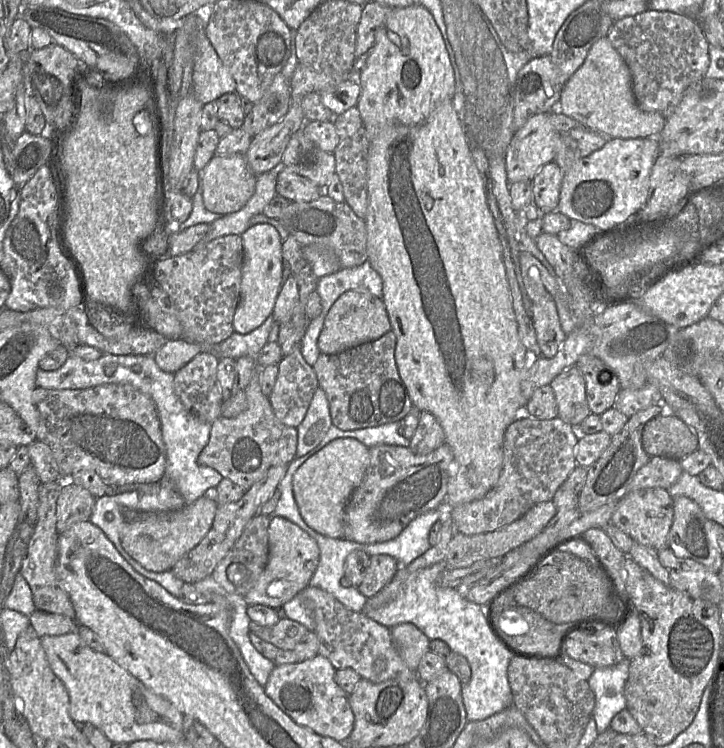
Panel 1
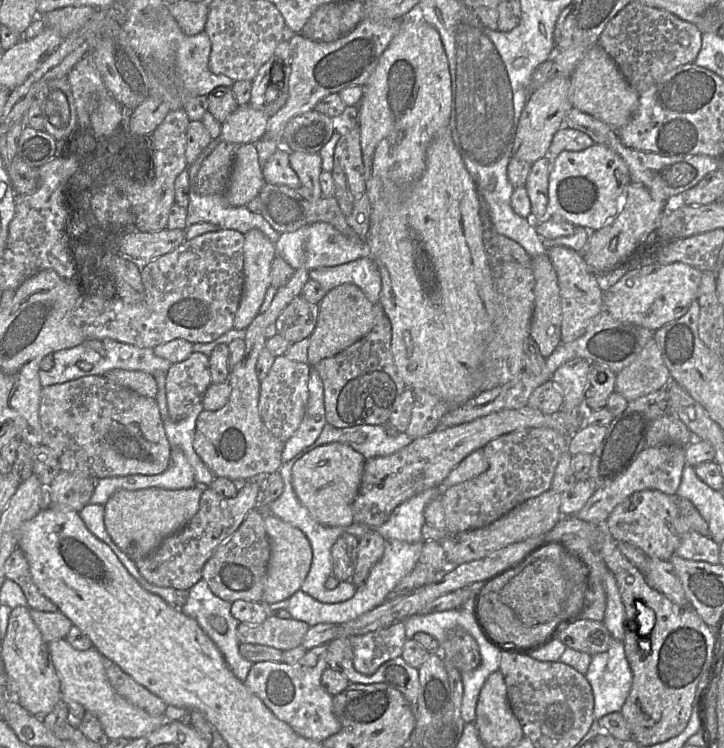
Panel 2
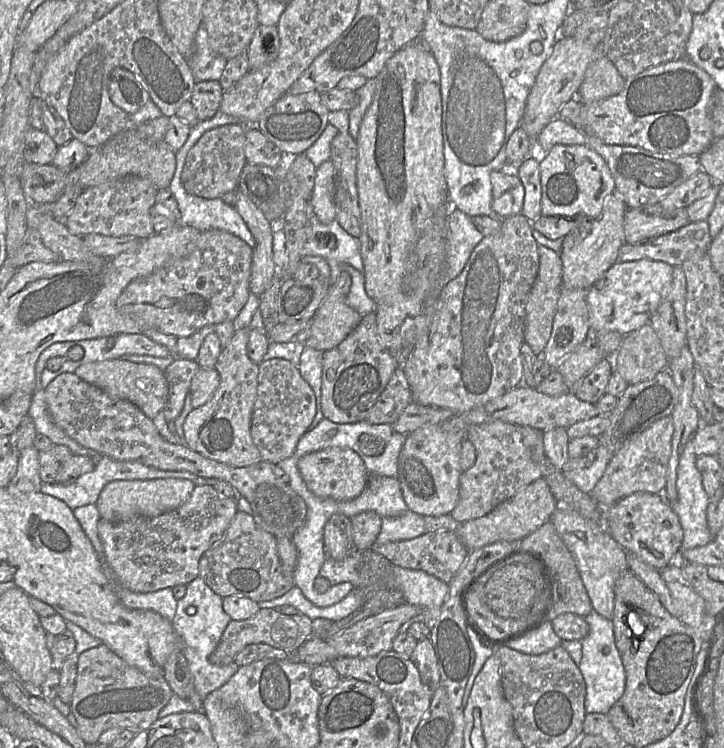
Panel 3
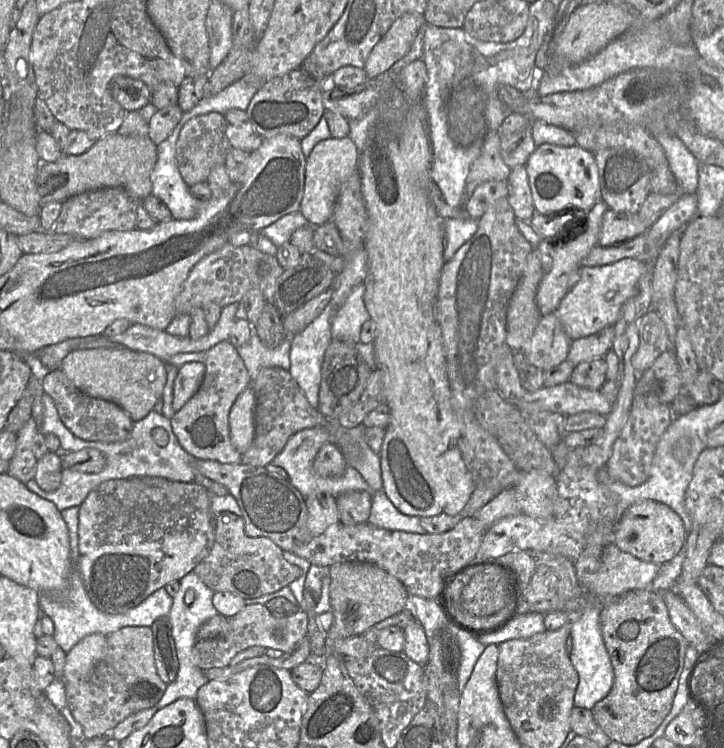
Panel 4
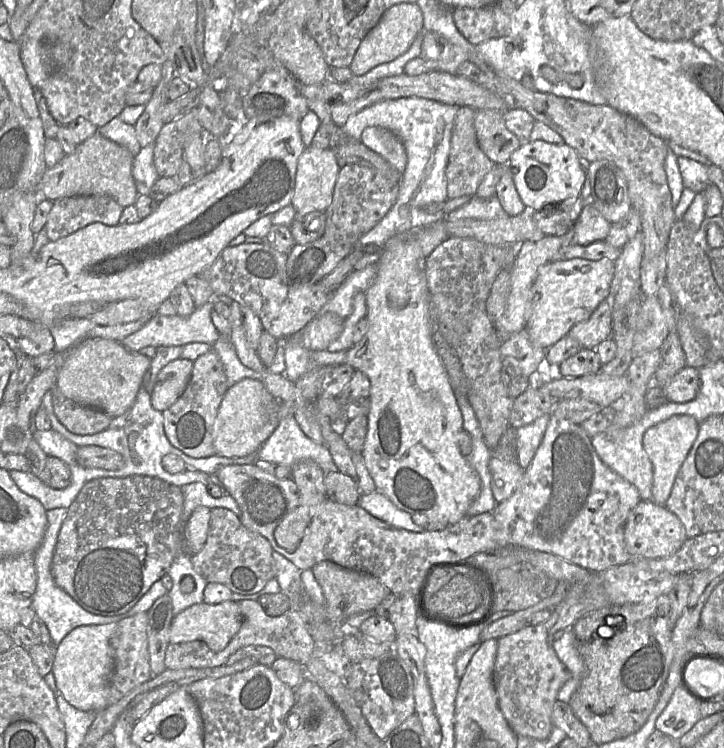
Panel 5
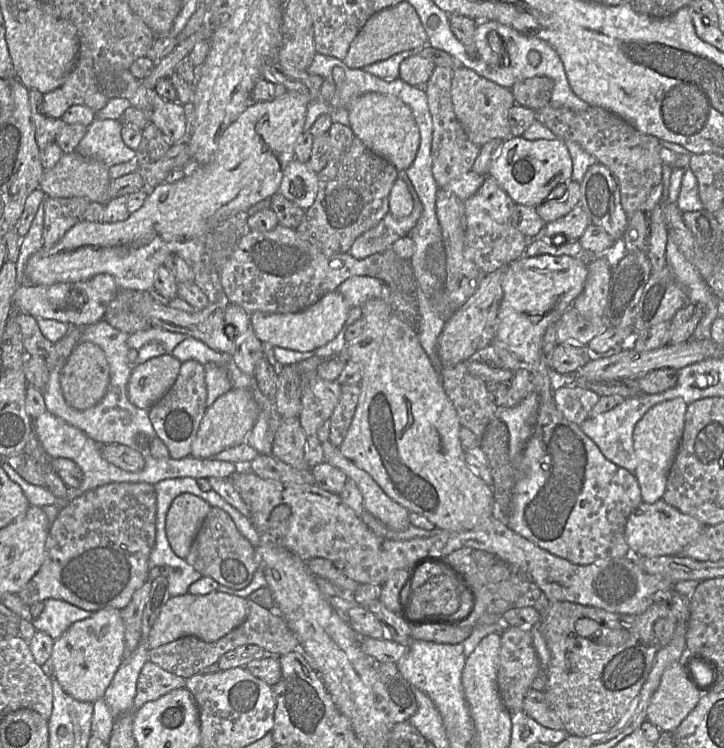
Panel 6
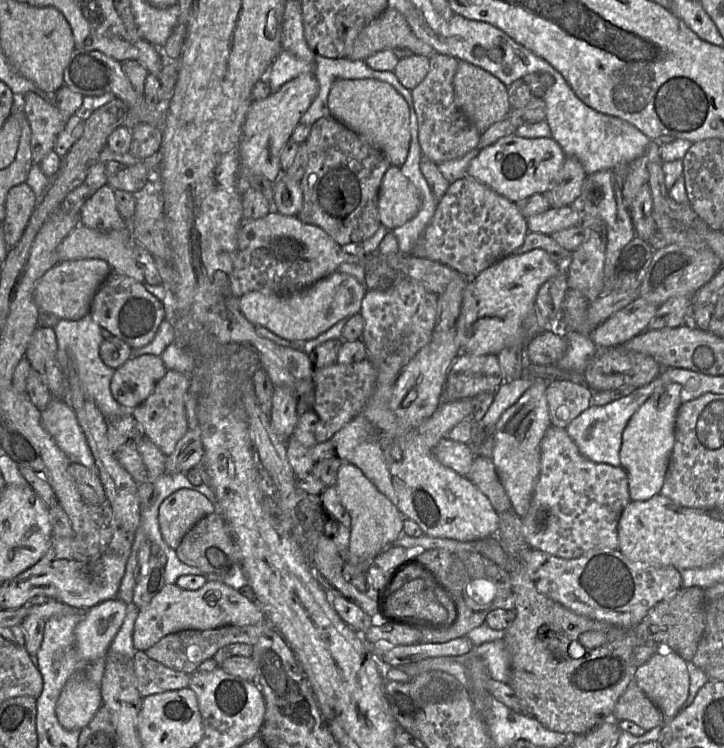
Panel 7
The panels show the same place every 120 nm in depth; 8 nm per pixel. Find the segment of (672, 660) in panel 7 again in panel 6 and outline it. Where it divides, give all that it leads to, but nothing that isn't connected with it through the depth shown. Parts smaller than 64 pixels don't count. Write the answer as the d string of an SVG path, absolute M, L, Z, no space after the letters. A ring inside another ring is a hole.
M682 662L669 666L663 673L659 687L651 697L647 719L659 730L673 732L696 707L704 689L696 684Z

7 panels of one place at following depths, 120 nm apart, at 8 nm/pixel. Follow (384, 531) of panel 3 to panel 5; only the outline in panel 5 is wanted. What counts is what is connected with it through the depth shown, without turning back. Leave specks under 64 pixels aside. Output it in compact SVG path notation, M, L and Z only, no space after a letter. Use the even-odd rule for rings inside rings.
M378 490L368 495L362 495L358 505L370 515L393 527L403 528L415 533L422 533L425 531L424 528L413 522L412 514L399 509Z

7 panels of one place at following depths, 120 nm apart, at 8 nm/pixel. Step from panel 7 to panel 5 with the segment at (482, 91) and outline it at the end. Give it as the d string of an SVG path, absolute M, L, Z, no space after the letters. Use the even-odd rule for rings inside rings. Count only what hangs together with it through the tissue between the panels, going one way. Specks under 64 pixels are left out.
M476 110L474 127L479 146L495 164L508 164L512 154L522 141L511 132L504 122L504 111Z

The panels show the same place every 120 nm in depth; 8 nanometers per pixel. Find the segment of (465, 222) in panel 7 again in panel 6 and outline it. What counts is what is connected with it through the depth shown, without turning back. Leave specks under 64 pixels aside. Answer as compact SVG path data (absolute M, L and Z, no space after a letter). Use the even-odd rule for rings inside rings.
M485 177L482 186L463 202L465 229L465 257L472 260L486 275L524 255L529 239L511 223L516 203L492 177Z

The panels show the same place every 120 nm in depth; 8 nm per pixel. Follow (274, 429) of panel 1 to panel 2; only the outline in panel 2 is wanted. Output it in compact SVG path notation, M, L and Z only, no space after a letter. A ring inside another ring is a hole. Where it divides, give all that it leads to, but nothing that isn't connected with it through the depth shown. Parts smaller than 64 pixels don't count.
M296 269L292 278L279 287L277 297L265 313L259 313L245 329L245 355L243 360L229 372L227 383L231 394L219 410L203 410L196 421L193 448L215 477L227 478L234 483L244 483L258 474L272 474L282 466L285 442L275 437L263 423L259 414L260 381L256 364L261 351L266 347L266 329L275 321L296 297L302 294L309 279L309 271Z

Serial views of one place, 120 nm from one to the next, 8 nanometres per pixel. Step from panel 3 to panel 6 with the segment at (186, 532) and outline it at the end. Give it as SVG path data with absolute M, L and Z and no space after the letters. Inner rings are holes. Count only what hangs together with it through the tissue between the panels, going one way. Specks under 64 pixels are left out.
M145 482L109 483L63 504L49 526L42 566L16 595L29 606L47 599L58 599L91 612L107 608L121 611L148 578L148 561L156 538L156 512L154 486Z

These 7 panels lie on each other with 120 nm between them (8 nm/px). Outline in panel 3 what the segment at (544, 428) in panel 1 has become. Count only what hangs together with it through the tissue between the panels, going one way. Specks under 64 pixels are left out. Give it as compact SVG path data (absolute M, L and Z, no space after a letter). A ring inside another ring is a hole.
M495 420L472 426L468 430L466 439L475 446L477 458L475 464L460 477L459 501L450 514L457 524L485 516L499 504L513 497L523 487L542 478L540 463L546 457L544 431L530 426Z

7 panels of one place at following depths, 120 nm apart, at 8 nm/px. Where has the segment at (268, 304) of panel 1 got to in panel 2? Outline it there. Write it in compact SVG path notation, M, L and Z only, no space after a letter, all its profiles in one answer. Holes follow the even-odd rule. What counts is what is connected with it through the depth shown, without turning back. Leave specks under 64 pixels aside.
M252 229L243 236L243 288L234 316L235 330L245 330L259 314L271 286L271 266L276 257L275 243L261 230Z

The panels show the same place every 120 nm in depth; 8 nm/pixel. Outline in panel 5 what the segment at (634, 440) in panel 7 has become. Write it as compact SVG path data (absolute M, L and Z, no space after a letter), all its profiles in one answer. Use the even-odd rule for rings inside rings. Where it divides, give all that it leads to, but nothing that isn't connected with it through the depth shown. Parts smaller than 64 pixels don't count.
M674 415L649 429L643 435L642 444L653 466L652 500L665 504L673 487L676 475L692 448L699 430L695 418L688 415Z

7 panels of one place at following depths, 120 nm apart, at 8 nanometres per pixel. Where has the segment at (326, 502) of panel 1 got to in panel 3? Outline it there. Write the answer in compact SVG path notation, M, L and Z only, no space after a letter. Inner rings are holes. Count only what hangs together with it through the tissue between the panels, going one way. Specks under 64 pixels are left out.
M328 447L308 453L297 463L299 472L308 489L320 497L335 500L352 500L362 494L367 486L368 472L361 456L351 450Z

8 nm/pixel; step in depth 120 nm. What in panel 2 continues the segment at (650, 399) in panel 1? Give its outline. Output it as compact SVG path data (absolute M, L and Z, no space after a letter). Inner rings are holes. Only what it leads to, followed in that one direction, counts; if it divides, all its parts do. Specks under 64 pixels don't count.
M655 338L640 355L617 373L616 391L628 402L666 388L671 378Z

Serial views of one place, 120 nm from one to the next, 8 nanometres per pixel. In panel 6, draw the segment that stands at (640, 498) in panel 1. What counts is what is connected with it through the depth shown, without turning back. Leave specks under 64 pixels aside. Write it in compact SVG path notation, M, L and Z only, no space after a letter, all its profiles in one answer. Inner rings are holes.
M661 499L652 504L642 502L632 511L626 522L625 538L634 557L678 556L704 527L696 518L683 514Z

